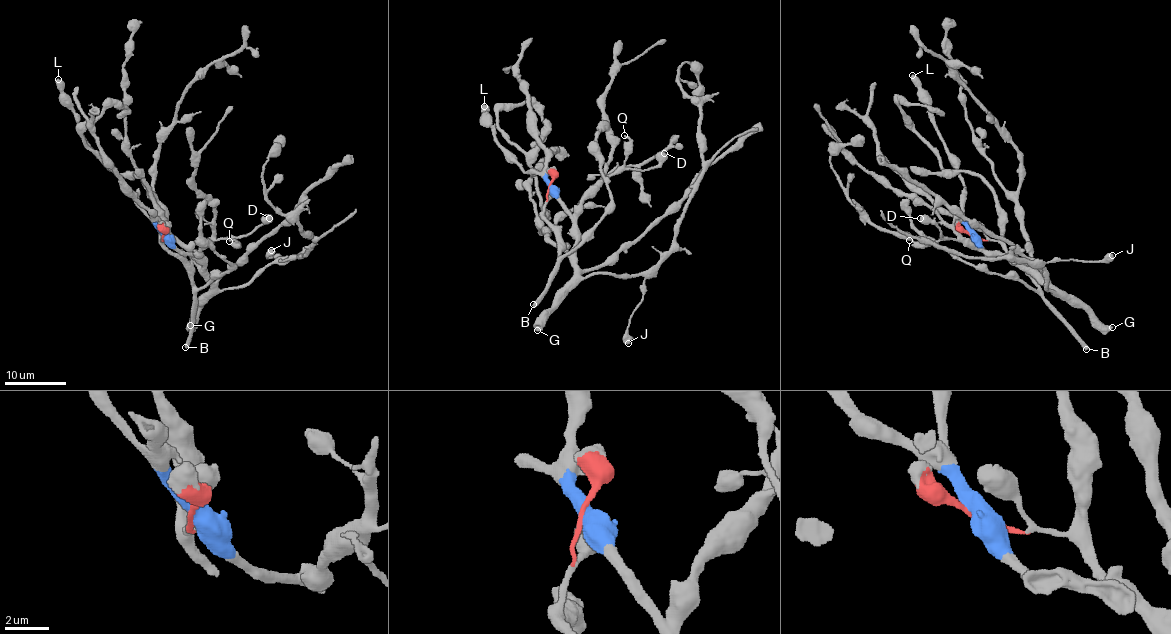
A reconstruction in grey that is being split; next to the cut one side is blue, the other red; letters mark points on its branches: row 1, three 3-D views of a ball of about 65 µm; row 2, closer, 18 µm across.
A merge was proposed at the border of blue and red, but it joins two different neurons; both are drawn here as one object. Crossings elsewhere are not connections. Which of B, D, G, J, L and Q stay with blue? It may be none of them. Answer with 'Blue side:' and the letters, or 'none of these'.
Blue side: D, G, J, L, Q

